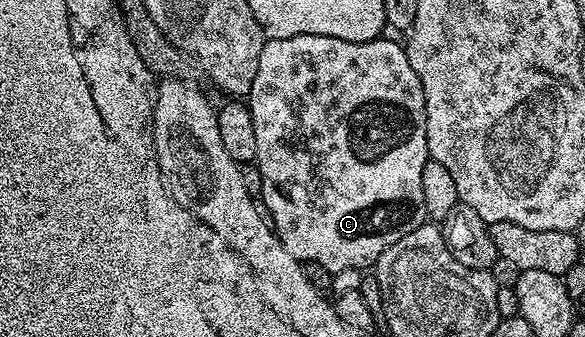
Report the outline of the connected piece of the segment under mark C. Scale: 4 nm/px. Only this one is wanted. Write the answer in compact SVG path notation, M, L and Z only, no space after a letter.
M294 35L286 39L273 37L265 40L262 55L258 55L258 75L254 75L254 83L246 95L246 104L254 119L254 140L258 143L255 163L262 173L262 205L274 232L294 259L301 263L322 263L322 267L332 274L347 269L364 271L367 265L368 268L375 266L386 247L398 243L402 235L410 235L410 231L422 227L429 220L426 199L422 199L422 167L426 167L430 159L426 143L424 88L414 67L410 67L407 48L401 42L399 45L396 41L384 40L347 41L326 35Z

